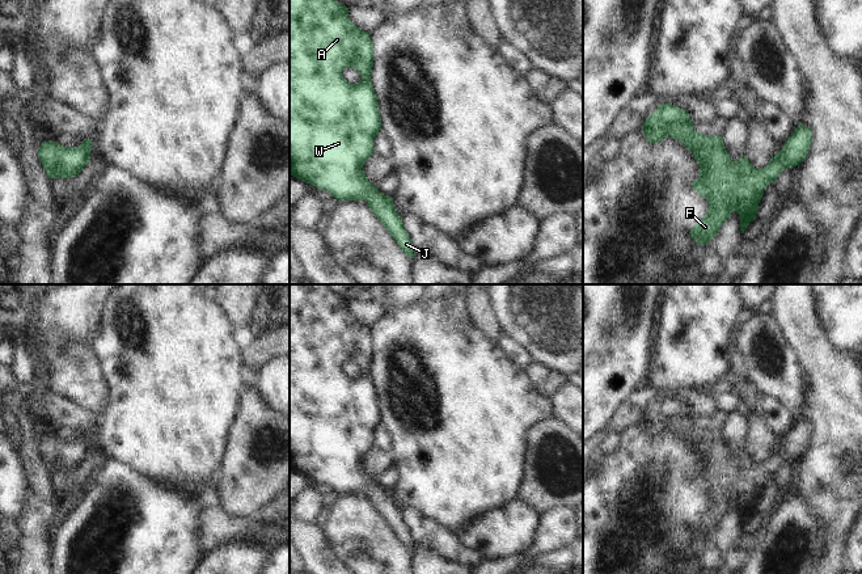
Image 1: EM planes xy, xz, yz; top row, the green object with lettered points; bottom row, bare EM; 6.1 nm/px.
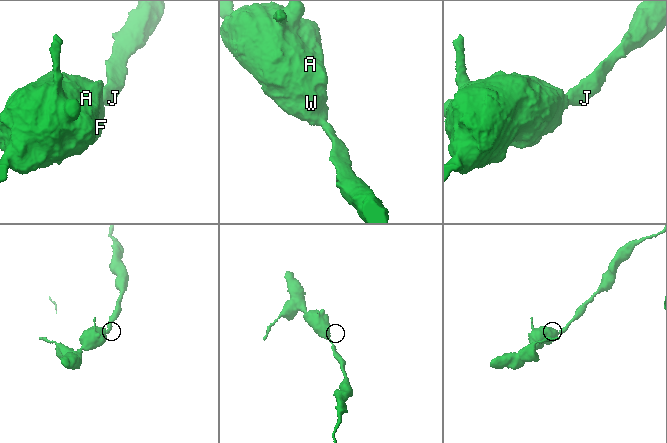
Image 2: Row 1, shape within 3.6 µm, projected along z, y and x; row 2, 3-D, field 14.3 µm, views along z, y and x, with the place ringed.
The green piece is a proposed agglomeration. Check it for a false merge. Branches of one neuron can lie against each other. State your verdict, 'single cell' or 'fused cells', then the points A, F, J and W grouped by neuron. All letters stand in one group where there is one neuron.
single cell; groups A F J W

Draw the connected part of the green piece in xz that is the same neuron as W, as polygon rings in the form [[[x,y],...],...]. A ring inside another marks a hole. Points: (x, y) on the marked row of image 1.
[[[290,0],[290,174],[310,183],[317,190],[328,190],[341,201],[364,201],[379,218],[401,250],[410,258],[417,250],[405,231],[402,216],[393,199],[381,194],[365,177],[363,165],[371,157],[373,140],[381,131],[381,115],[373,90],[371,71],[373,67],[373,43],[371,33],[355,26],[348,8],[335,0]],[[351,67],[360,73],[358,84],[350,84],[342,72]]]

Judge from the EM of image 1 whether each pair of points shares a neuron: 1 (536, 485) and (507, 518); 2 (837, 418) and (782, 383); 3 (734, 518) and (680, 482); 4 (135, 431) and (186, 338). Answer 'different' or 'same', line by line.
1: different
2: different
3: different
4: same

